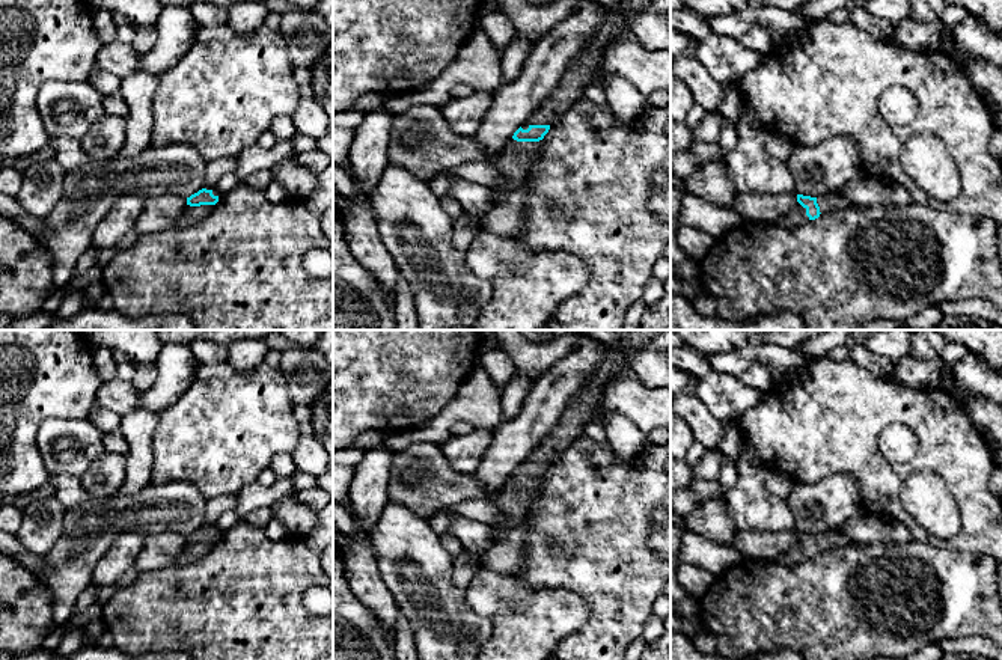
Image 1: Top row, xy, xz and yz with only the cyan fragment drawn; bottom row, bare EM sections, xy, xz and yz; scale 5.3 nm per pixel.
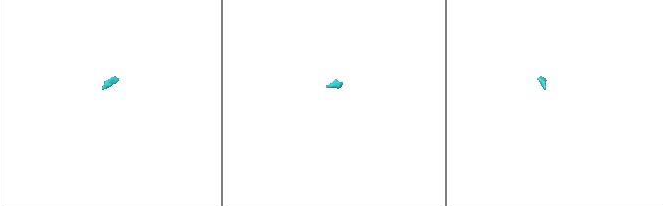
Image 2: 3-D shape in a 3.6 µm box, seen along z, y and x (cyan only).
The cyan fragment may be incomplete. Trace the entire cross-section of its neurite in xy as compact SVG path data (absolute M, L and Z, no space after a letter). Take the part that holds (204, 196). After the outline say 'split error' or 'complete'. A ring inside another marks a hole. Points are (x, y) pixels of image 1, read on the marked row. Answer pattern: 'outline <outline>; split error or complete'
outline M202 188L197 193L187 197L187 206L182 215L178 218L176 226L187 228L203 220L203 217L223 199L215 188Z; split error

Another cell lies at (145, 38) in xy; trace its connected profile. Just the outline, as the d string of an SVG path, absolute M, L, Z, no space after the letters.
M152 26L136 29L134 39L131 45L142 54L145 56L152 50L158 39L157 29Z

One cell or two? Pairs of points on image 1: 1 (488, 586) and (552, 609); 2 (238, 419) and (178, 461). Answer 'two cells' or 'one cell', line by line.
1: one cell
2: one cell

